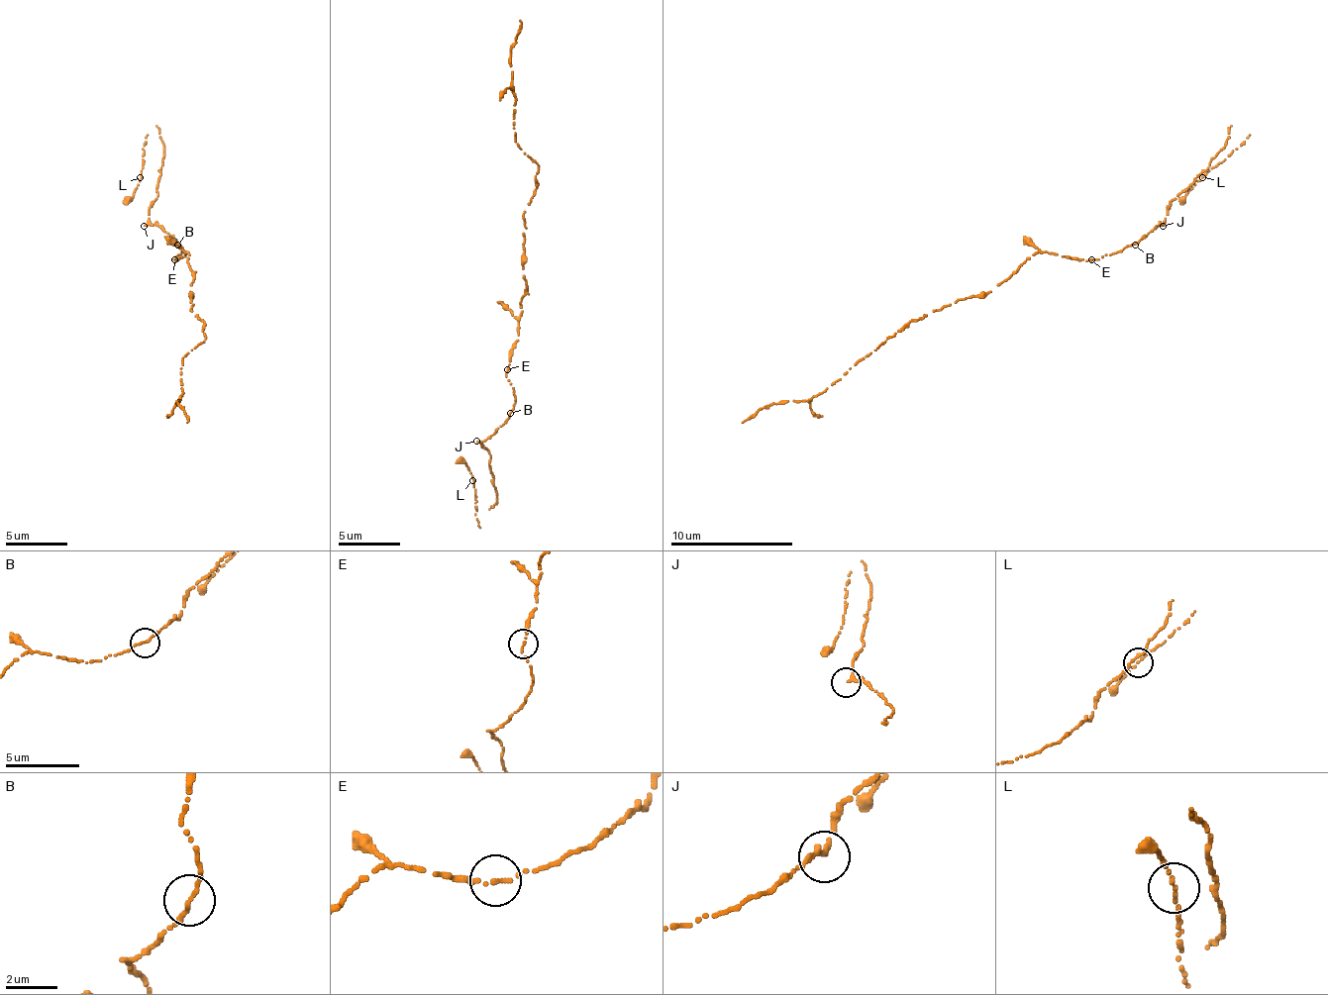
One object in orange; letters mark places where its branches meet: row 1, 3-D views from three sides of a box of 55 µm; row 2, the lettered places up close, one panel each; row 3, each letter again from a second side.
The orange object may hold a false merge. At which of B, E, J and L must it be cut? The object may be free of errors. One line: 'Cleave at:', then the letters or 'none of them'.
Cleave at: none of them

